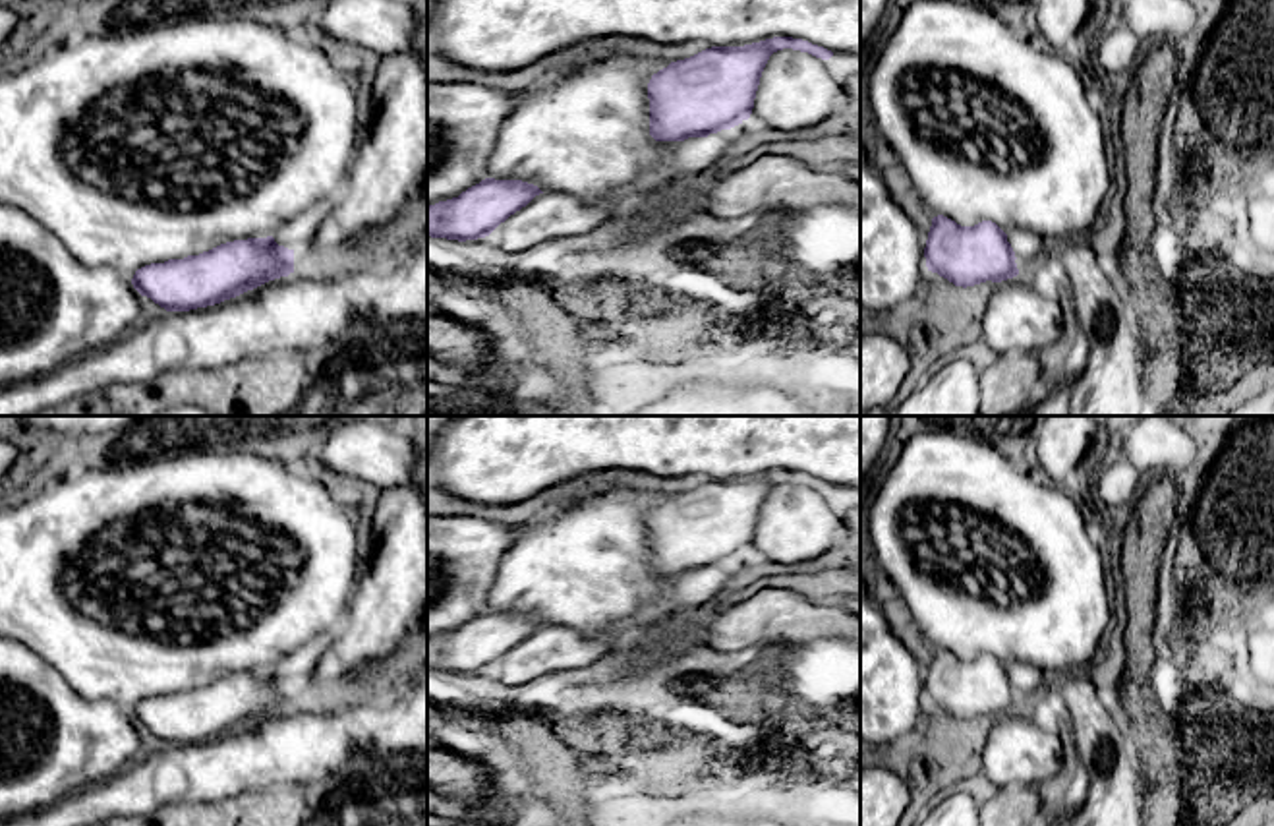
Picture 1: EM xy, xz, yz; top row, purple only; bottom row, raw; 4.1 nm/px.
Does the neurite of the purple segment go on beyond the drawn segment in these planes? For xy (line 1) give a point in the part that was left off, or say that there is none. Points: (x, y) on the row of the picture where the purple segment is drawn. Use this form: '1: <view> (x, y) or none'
1: none

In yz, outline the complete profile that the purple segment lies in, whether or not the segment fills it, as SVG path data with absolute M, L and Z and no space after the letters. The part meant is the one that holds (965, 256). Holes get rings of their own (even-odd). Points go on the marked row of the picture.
M943 215L934 217L924 257L928 271L963 288L1019 275L1007 234L992 221L961 226Z

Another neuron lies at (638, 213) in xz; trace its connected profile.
M677 174L661 180L653 188L638 190L617 199L611 219L619 222L619 242L623 251L648 248L659 238L663 221L682 217L696 209L698 195L709 174Z

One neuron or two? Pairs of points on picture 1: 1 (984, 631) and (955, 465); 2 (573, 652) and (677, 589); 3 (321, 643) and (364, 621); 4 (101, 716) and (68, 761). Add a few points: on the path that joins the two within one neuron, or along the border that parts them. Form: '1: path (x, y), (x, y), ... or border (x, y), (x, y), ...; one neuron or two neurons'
1: path (1035, 608), (1058, 579), (1006, 509); one neuron
2: path (600, 643), (615, 627), (652, 612); one neuron
3: border (331, 633), (327, 660); two neurons
4: path (89, 728), (68, 749); one neuron

